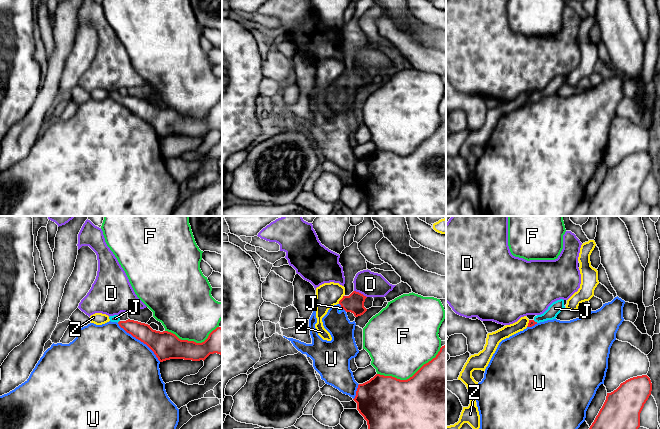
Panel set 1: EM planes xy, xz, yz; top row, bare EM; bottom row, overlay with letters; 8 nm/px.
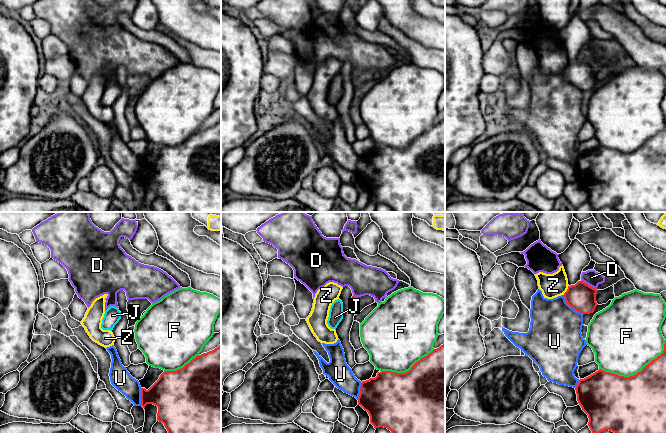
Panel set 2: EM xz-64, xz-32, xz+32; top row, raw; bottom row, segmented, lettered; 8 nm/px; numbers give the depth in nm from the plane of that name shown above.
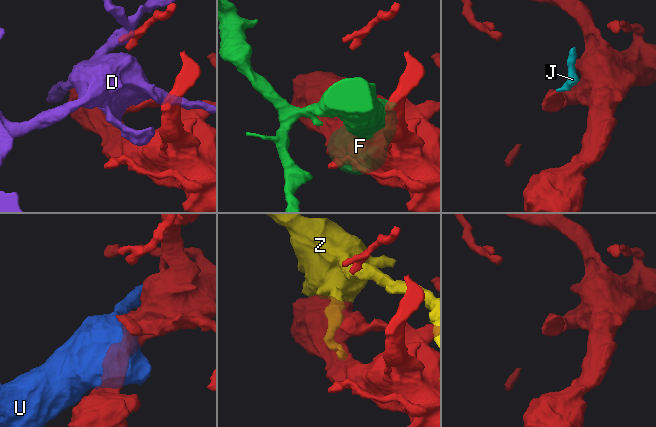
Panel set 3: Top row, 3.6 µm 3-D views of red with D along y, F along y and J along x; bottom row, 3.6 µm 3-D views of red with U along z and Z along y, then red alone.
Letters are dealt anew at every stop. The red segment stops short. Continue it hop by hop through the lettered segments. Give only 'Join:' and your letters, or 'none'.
Join: J

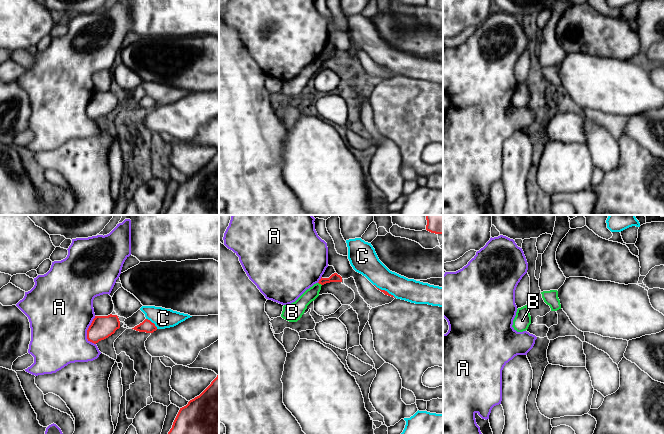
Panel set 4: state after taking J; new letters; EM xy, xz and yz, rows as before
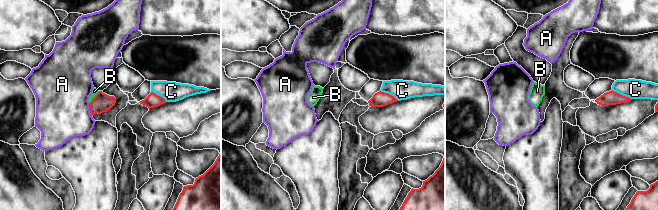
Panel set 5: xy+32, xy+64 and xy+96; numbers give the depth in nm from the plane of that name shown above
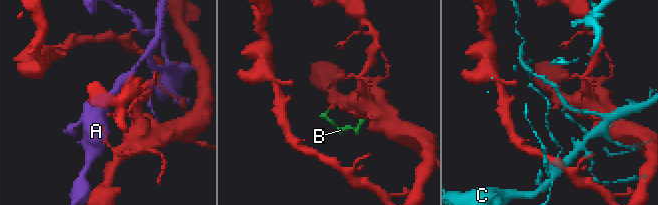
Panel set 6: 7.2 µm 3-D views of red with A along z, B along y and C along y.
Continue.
Join: none

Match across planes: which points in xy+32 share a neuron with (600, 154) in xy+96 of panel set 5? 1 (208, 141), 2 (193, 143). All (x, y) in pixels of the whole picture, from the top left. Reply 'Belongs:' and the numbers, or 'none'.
Belongs: 1, 2

